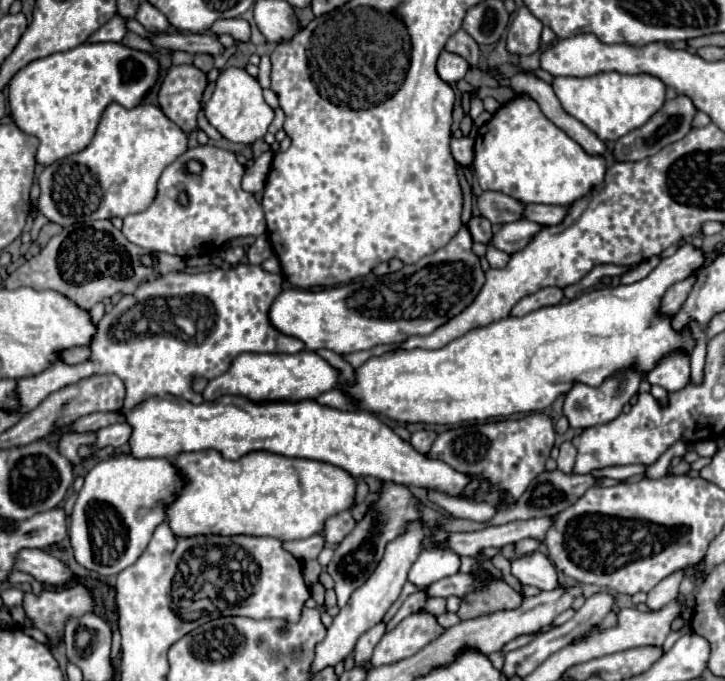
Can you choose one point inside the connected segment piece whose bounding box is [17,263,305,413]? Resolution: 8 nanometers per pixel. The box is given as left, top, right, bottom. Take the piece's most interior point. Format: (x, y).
(143, 341)

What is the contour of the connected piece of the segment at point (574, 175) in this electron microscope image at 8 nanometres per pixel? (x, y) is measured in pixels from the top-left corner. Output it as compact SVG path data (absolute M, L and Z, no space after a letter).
M529 95L515 97L503 105L489 123L479 127L473 165L483 191L501 191L523 203L563 207L589 195L589 191L603 183L607 169L603 157L587 155L541 113L539 105L529 99Z

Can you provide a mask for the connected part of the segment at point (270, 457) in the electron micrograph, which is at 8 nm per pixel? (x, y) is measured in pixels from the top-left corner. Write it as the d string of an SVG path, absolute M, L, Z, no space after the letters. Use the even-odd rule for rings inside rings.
M217 451L181 453L171 465L183 479L183 487L173 495L173 503L165 507L165 521L175 537L195 535L251 535L251 537L277 537L283 541L305 539L321 533L323 521L337 511L345 511L353 503L355 479L329 463L313 459L291 459L267 451L253 451L237 461L225 461Z

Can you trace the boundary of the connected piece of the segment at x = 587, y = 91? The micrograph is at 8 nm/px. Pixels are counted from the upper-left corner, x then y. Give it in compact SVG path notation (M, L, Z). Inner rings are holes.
M609 71L593 77L555 77L553 91L561 101L563 111L579 119L603 141L617 141L631 129L641 127L663 107L665 101L663 81L647 73L621 75L617 71Z

